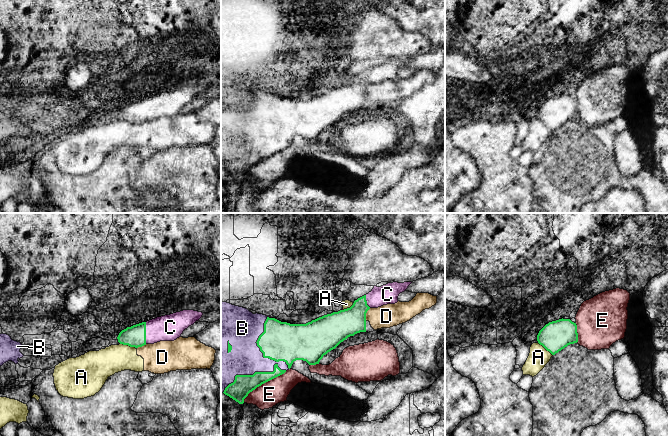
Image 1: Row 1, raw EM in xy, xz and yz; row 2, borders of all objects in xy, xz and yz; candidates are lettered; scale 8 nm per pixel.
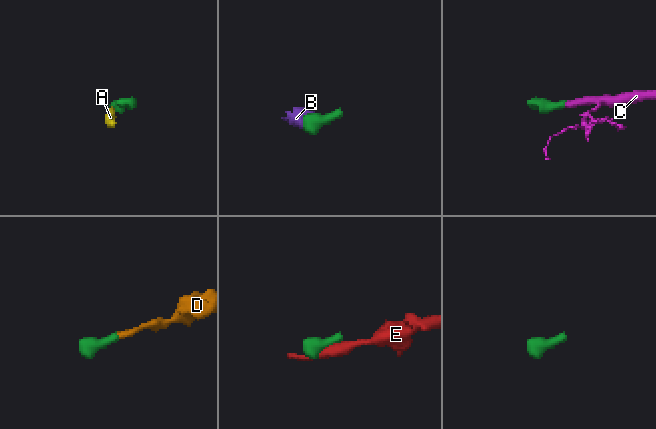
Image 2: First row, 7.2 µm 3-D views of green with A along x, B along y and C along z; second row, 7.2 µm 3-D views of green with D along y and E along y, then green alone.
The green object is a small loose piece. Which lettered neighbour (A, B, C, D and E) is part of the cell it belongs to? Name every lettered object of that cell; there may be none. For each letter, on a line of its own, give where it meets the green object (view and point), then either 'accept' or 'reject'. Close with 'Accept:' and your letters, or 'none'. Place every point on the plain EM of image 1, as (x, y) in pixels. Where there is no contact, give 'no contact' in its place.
A: meets green in xy at (128, 121); reject
B: meets green in xz at (274, 143); accept
C: meets green in xy at (145, 109); accept
D: meets green in xz at (365, 90); reject
E: meets green in xz at (263, 159); reject
Accept: B, C

